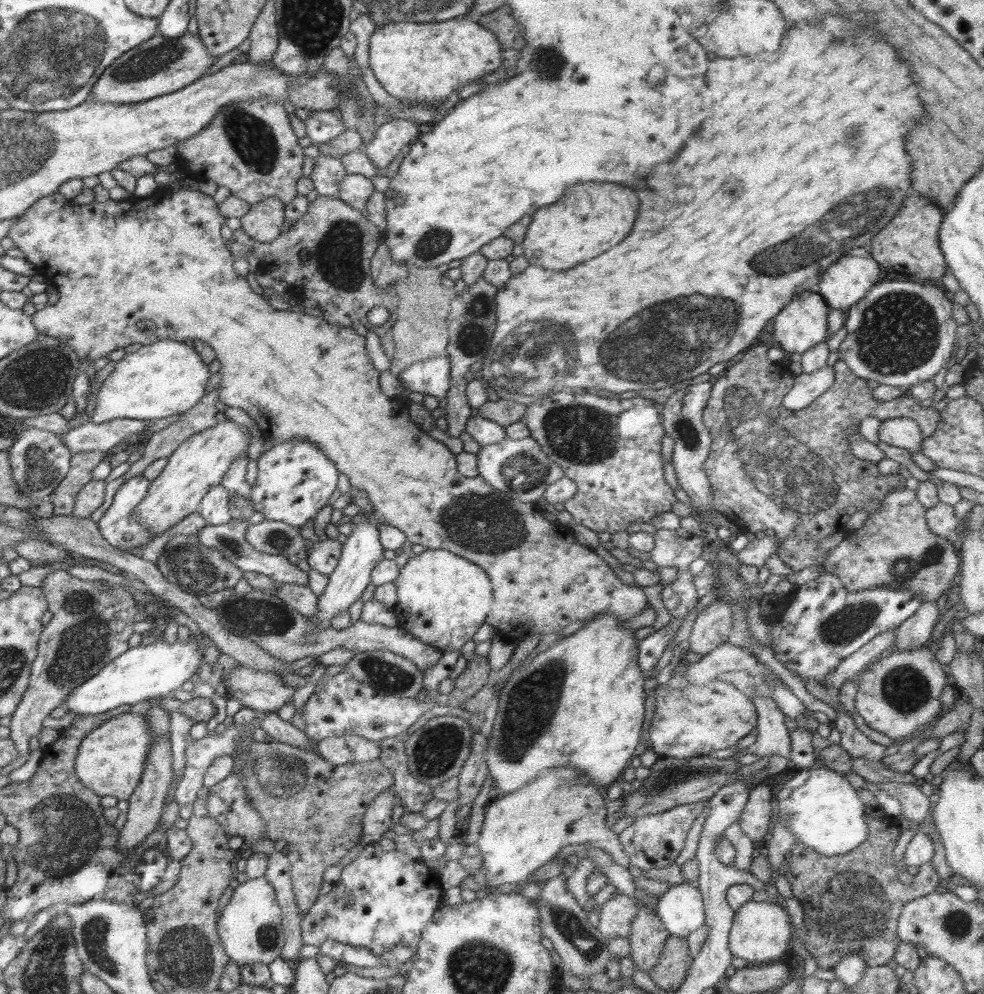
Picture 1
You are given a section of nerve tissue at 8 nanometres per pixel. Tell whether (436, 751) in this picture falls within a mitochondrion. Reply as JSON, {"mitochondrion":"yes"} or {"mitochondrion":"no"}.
{"mitochondrion":"yes"}

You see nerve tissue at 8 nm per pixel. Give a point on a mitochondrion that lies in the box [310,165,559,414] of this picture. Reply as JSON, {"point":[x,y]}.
{"point":[474,330]}

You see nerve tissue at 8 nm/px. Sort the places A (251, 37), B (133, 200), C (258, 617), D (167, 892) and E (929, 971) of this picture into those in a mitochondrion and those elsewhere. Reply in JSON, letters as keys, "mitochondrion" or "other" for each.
{"A":"other","B":"other","C":"mitochondrion","D":"other","E":"other"}

